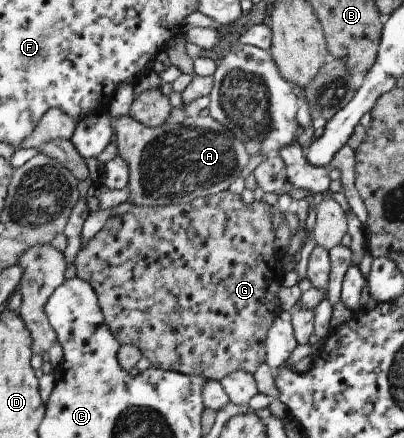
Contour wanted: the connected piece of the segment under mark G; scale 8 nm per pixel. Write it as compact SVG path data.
M230 190L217 195L199 197L187 204L170 204L158 207L136 205L132 211L108 219L101 230L83 245L74 260L76 276L87 280L97 290L107 325L113 330L121 344L138 345L152 366L187 375L203 376L208 381L210 379L221 381L238 370L254 374L262 364L267 362L266 341L269 337L268 333L282 314L282 308L278 305L278 292L282 290L286 271L283 254L274 248L276 229L274 229L274 222L272 222L272 208L273 206L266 204L264 200L256 200L251 204L246 204L240 194L235 194Z

